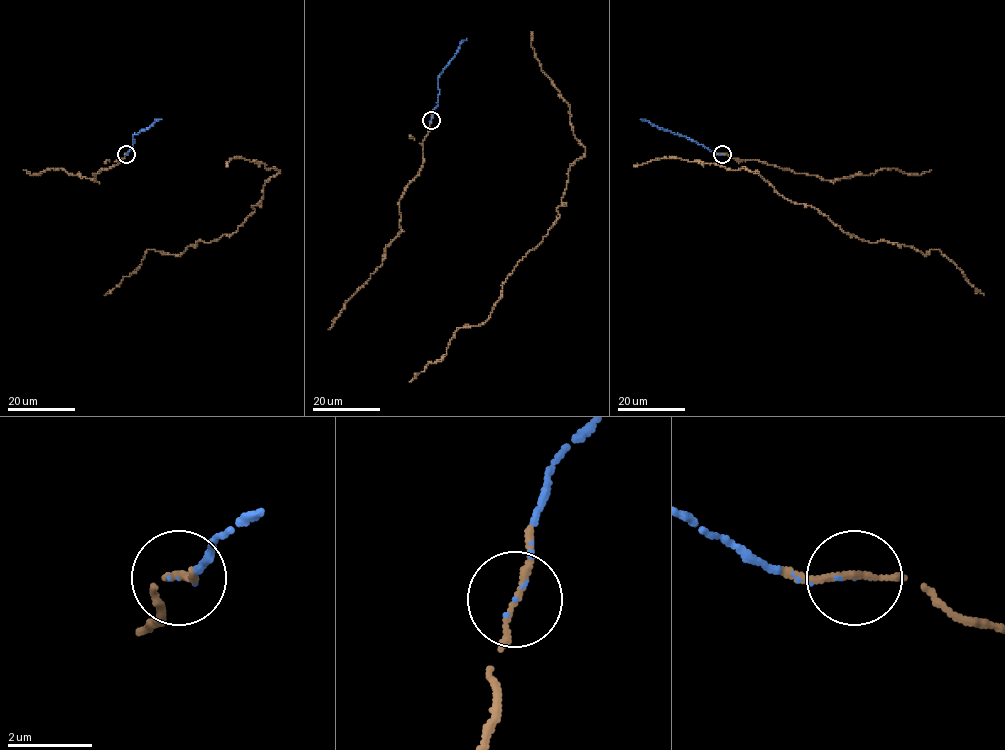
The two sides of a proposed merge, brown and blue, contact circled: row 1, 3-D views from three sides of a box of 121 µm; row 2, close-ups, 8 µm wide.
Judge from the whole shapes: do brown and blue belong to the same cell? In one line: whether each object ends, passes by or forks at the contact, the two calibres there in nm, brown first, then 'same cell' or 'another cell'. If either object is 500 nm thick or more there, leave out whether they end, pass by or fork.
brown ends | blue ends | 190/60 nm | same cell

